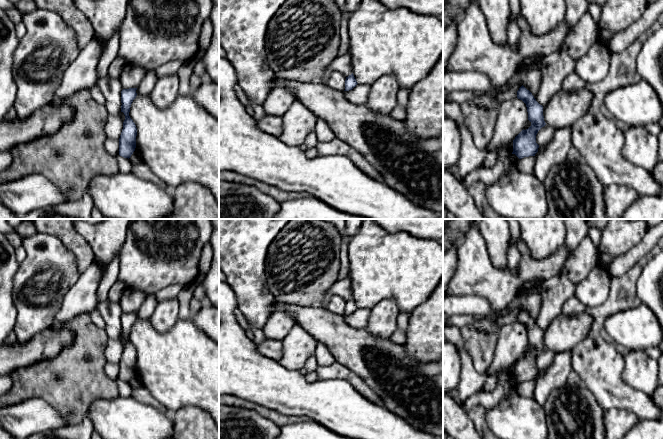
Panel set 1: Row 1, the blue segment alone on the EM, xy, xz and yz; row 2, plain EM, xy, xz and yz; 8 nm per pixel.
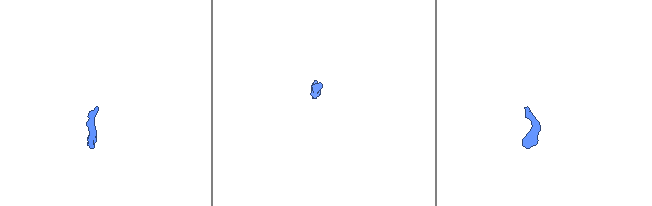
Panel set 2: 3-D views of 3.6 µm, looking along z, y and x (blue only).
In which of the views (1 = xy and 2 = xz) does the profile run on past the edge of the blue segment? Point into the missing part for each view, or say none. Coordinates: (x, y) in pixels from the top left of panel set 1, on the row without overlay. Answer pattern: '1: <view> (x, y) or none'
1: none
2: none

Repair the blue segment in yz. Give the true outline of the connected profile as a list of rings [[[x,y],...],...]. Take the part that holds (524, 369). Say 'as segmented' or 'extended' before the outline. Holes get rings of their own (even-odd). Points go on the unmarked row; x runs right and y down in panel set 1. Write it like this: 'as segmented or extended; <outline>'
as segmented; [[[523,309],[517,315],[517,322],[522,324],[527,331],[528,344],[531,350],[522,354],[513,364],[513,376],[519,383],[535,380],[539,369],[536,367],[538,355],[546,349],[543,340],[543,330],[540,329],[532,317]]]

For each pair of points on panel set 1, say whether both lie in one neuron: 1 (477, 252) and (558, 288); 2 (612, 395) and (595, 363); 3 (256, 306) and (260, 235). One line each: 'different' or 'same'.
1: different
2: same
3: same

